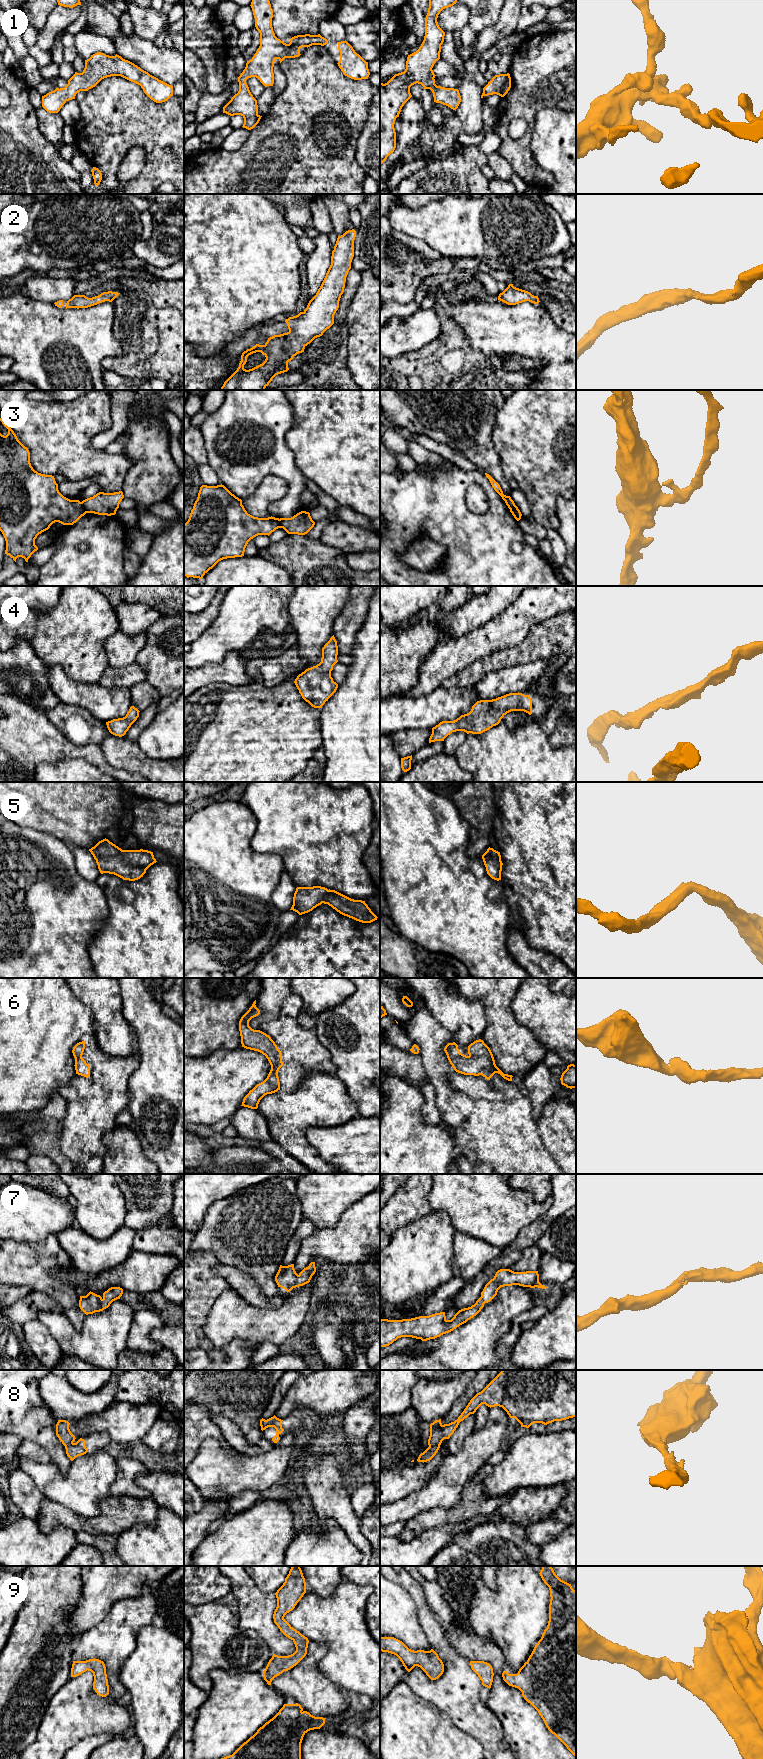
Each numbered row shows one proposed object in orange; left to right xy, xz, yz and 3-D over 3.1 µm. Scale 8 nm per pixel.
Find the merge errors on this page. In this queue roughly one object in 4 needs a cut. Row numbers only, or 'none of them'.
3

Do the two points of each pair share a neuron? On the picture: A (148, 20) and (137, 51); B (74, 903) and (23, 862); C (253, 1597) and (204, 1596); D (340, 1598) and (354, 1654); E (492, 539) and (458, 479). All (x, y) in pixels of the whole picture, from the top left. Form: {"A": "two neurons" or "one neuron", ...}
{"A": "two neurons", "B": "one neuron", "C": "two neurons", "D": "one neuron", "E": "one neuron"}

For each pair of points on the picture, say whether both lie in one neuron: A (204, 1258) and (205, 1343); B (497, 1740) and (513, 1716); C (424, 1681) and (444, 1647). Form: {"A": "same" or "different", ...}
{"A": "same", "B": "different", "C": "same"}

